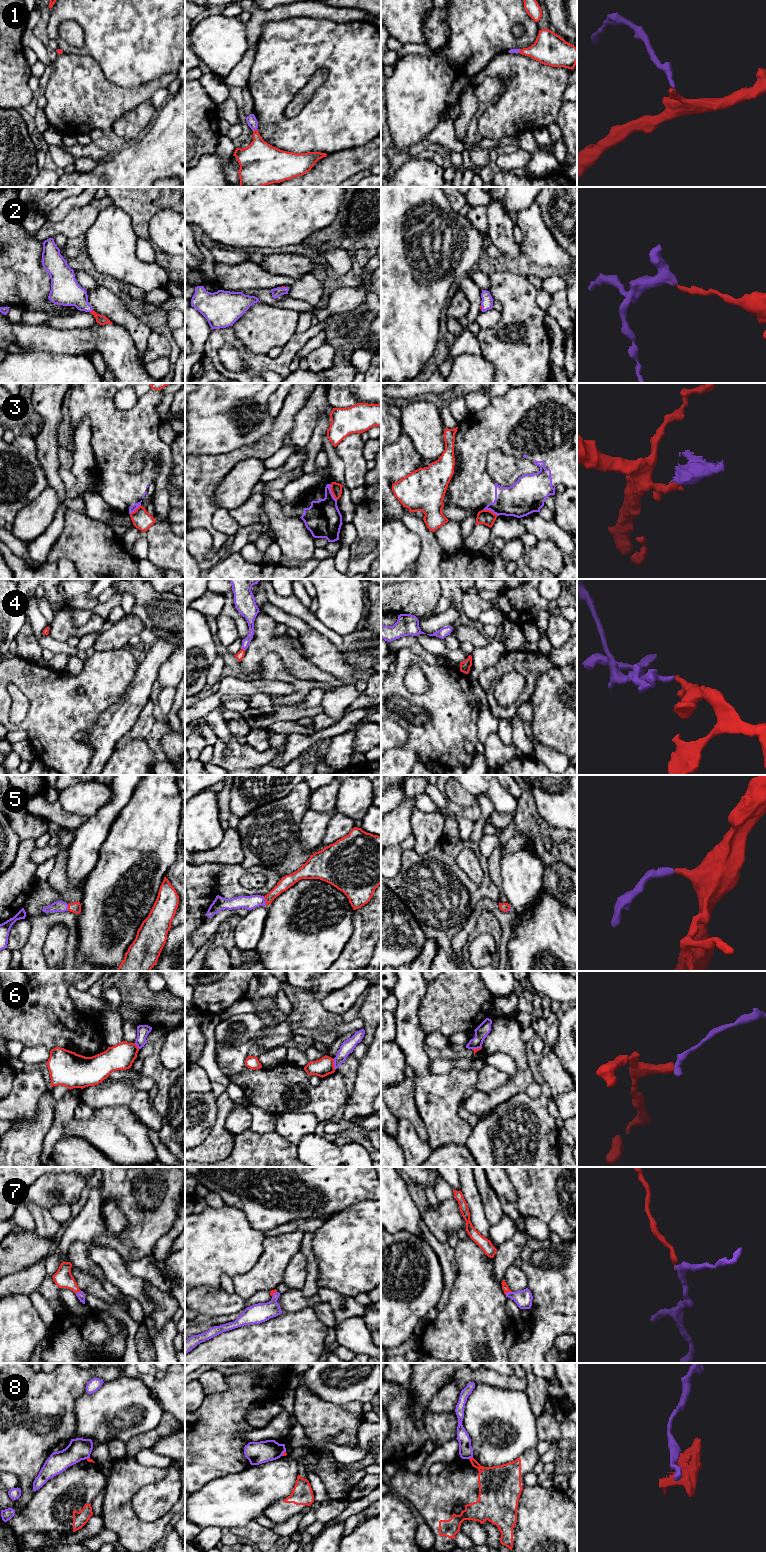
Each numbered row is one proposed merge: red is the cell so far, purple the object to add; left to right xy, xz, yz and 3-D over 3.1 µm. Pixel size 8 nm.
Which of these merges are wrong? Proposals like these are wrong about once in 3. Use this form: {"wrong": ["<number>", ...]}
{"wrong": ["3", "6", "8"]}

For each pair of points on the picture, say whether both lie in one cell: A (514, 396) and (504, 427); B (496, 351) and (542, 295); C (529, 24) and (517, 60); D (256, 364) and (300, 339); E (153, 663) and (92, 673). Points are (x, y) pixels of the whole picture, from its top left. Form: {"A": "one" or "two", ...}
{"A": "one", "B": "two", "C": "two", "D": "one", "E": "two"}

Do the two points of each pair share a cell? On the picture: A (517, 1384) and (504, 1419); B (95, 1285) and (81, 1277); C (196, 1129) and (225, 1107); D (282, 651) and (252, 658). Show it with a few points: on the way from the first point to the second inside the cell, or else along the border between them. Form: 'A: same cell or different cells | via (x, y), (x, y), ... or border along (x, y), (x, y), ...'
A: different cells | border along (491, 1385), (497, 1388), (524, 1391)
B: same cell | via (92, 1285), (84, 1280)
C: different cells | border along (218, 1097), (217, 1118), (208, 1135)
D: same cell | via (275, 648), (262, 648), (259, 651)

